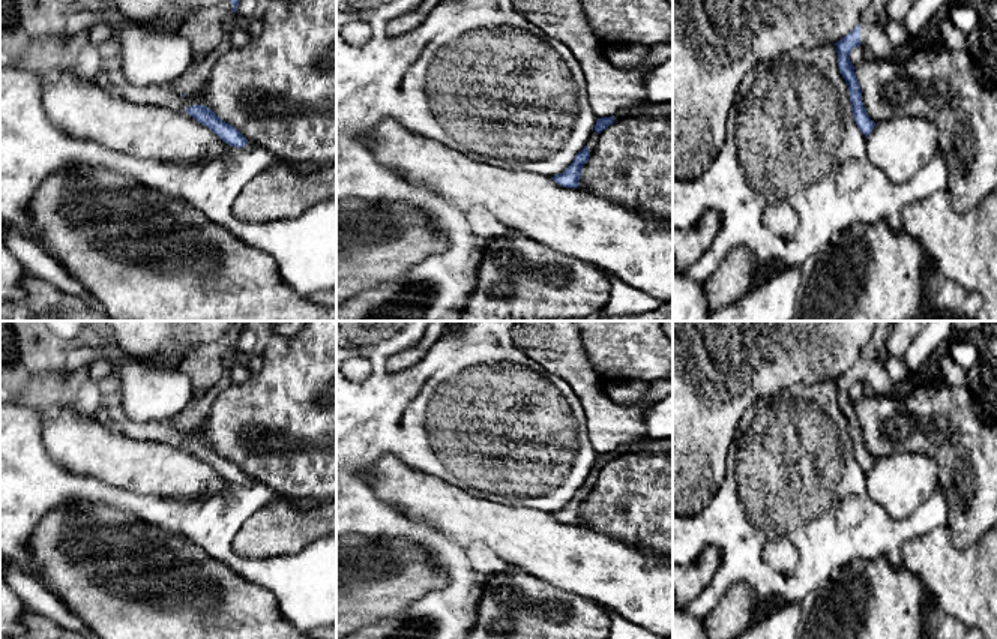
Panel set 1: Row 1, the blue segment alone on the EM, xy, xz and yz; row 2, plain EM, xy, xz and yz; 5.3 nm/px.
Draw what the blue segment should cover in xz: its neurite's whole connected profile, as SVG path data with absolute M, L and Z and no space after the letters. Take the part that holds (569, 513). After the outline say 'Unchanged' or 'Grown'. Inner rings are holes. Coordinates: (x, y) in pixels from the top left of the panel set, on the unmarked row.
M649 435L635 441L625 442L616 452L598 454L593 468L590 470L584 484L577 489L574 498L562 508L551 513L557 520L563 524L580 524L581 506L593 489L599 471L614 458L623 454L664 454L673 453L673 438L670 440L655 440Z. Grown

